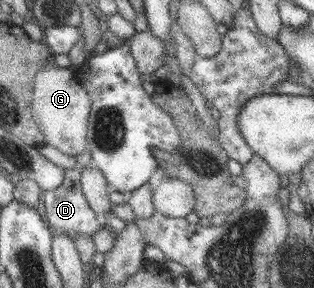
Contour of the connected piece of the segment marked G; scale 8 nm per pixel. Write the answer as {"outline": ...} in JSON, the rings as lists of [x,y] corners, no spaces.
{"outline":[[[50,61],[45,68],[39,70],[34,78],[30,111],[34,123],[43,135],[43,144],[50,145],[71,157],[87,149],[85,134],[90,103],[85,89],[75,75],[74,68],[57,68]]]}

